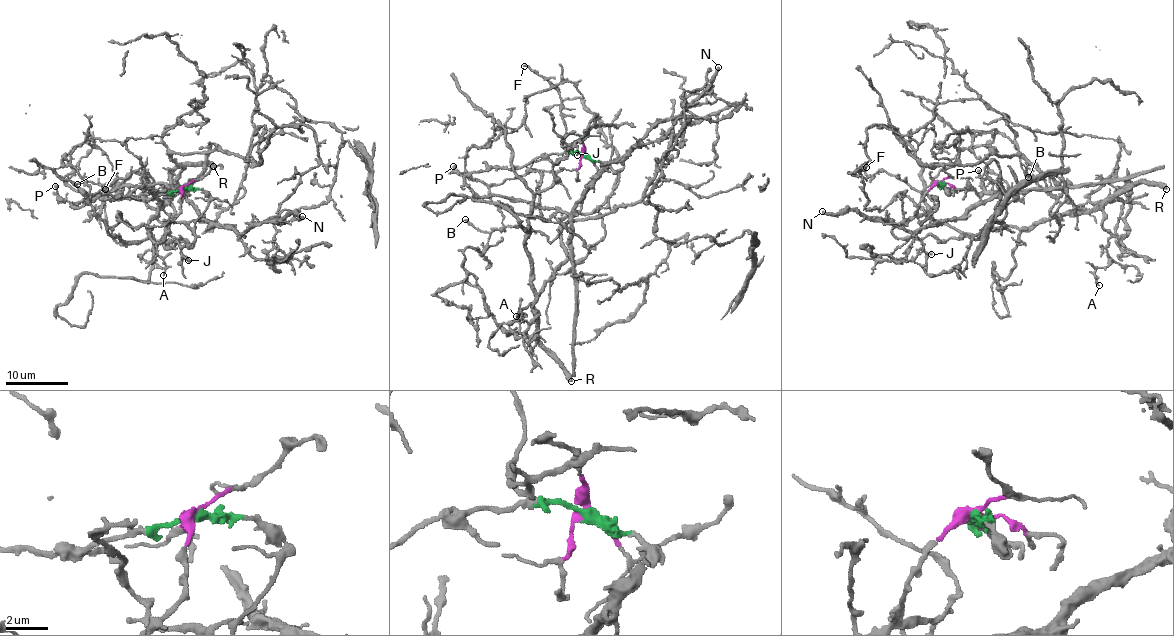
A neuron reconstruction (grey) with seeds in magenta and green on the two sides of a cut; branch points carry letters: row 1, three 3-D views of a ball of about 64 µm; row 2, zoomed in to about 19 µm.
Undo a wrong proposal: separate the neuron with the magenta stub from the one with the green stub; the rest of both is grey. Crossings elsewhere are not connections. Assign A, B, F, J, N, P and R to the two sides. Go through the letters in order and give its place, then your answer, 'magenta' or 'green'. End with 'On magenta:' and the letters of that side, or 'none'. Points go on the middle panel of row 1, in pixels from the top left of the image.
A: (516, 316) | magenta
B: (465, 219) | magenta
F: (524, 66) | magenta
J: (577, 155) | magenta
N: (718, 67) | green
P: (453, 166) | green
R: (571, 381) | magenta
On magenta: A, B, F, J, R

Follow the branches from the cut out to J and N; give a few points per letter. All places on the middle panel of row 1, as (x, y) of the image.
J: (584, 155), (582, 137), (567, 134), (563, 140), (578, 143), (595, 116), (574, 143), (576, 155)
N: (584, 155), (487, 167), (470, 173), (466, 183), (481, 197), (569, 212), (611, 163), (698, 96), (718, 66)

